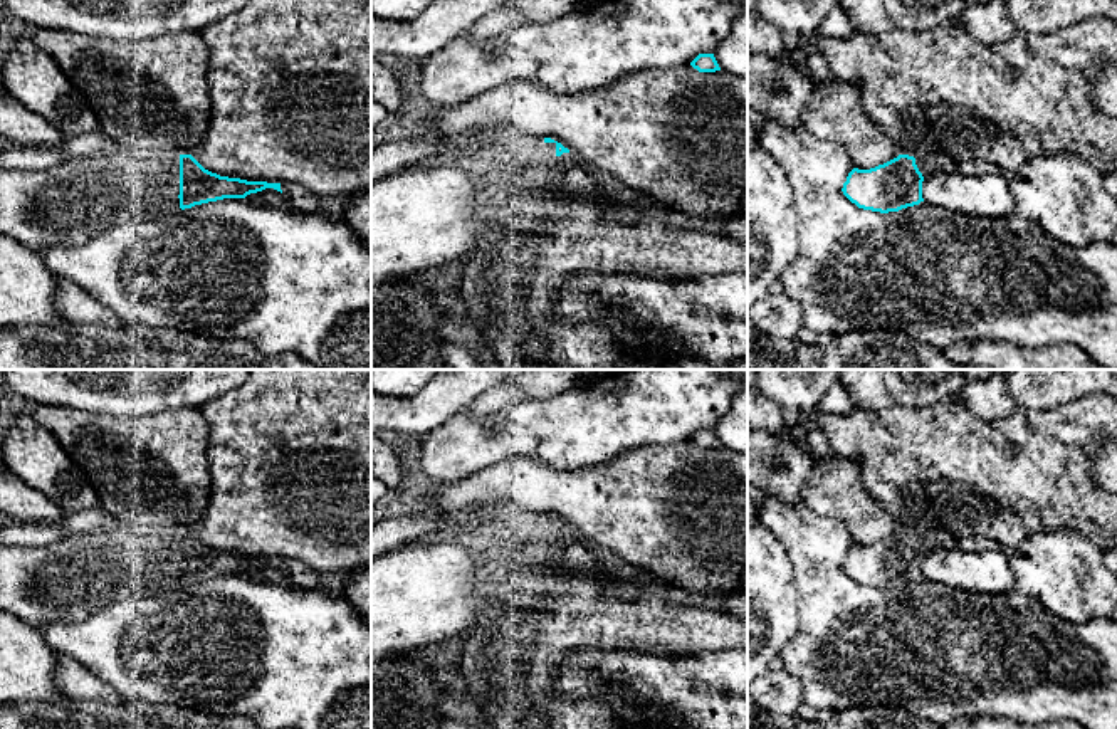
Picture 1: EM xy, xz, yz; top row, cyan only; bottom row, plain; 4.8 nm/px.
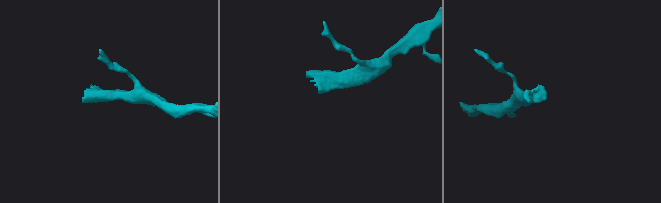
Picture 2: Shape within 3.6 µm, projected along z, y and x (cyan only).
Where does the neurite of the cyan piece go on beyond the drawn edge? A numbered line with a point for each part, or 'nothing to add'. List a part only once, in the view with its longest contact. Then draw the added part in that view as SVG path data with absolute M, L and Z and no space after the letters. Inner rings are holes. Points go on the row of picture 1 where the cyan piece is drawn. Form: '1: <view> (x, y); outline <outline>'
1: xy (64, 205); outline M113 151L40 171L0 170L0 235L35 252L81 245L113 225L181 210L178 195L180 155Z

